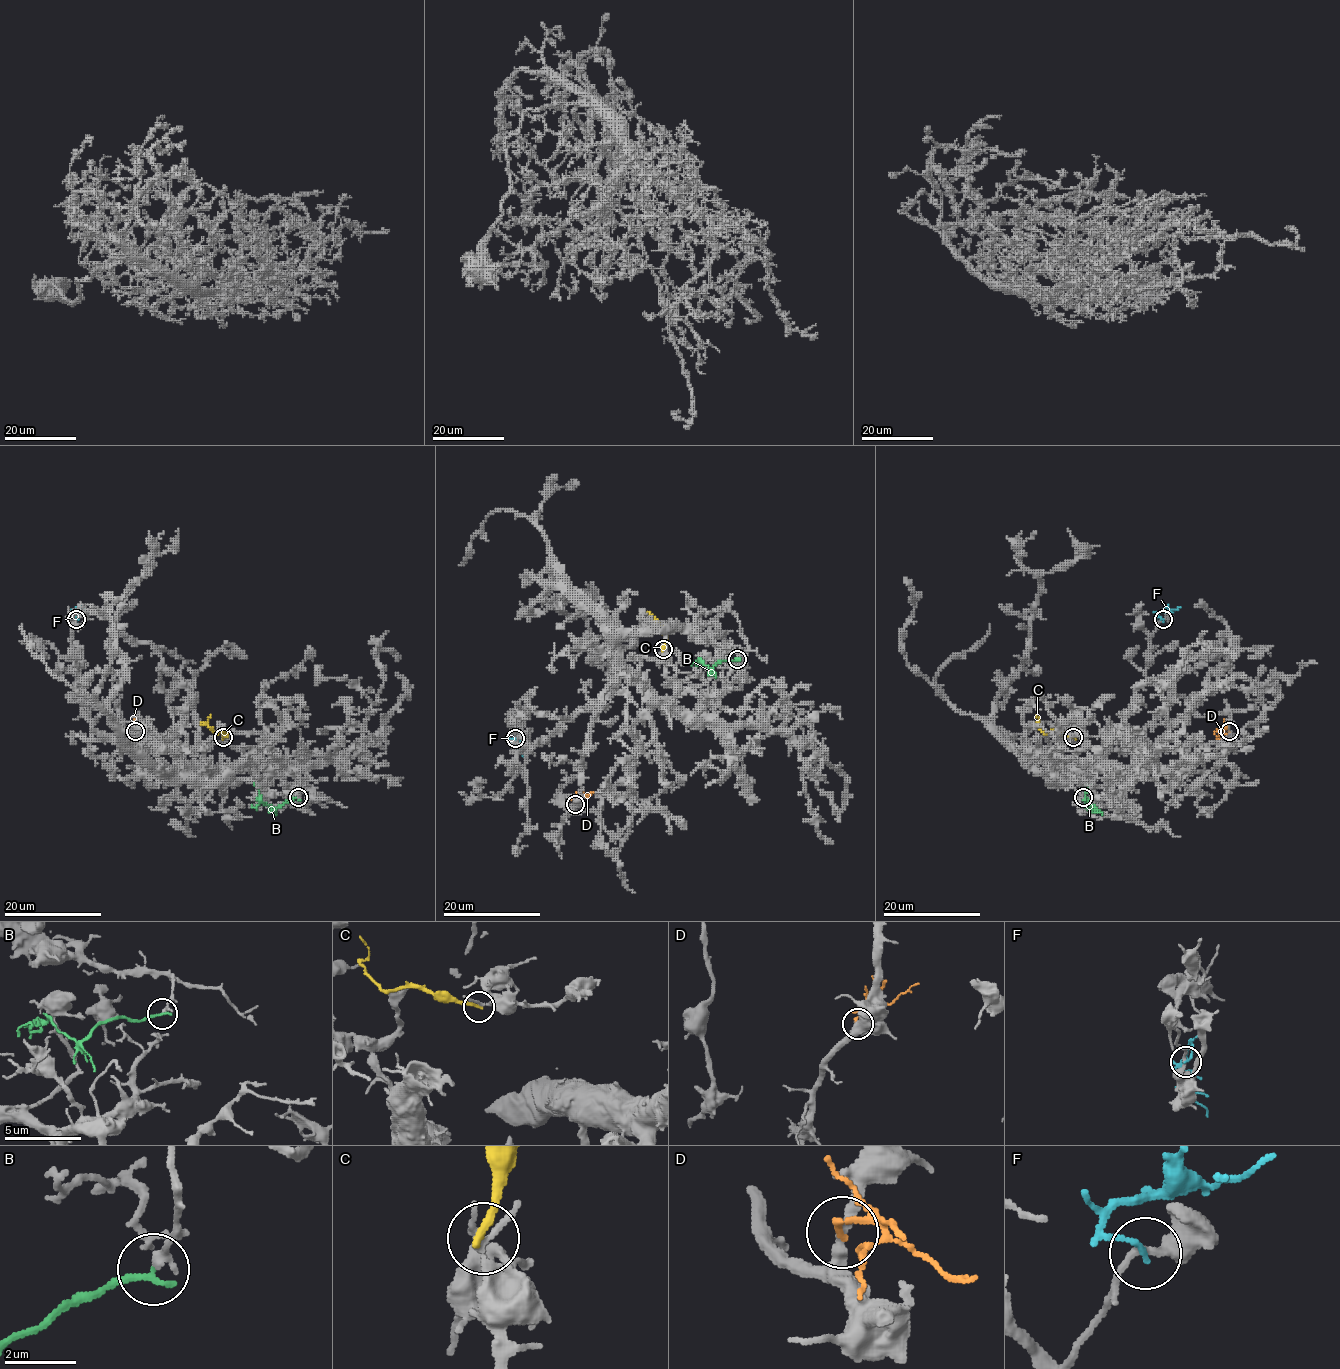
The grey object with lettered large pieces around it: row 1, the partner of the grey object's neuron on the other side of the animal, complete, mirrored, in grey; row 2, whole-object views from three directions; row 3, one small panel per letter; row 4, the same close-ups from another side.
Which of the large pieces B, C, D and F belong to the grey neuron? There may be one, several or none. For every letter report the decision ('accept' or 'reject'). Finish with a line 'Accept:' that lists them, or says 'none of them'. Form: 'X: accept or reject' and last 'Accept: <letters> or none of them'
B: reject
C: reject
D: accept
F: reject
Accept: D

